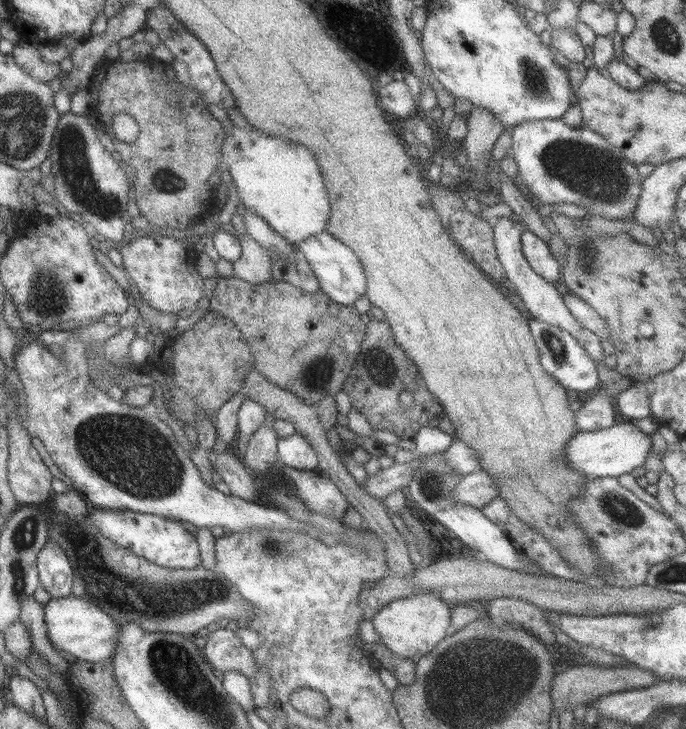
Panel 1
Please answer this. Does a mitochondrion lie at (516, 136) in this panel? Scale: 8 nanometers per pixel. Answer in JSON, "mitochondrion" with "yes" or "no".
{"mitochondrion":"no"}

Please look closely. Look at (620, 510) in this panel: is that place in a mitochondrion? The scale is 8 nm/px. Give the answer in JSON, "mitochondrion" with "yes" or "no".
{"mitochondrion":"yes"}

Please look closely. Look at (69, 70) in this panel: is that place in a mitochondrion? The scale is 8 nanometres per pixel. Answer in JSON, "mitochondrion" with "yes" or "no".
{"mitochondrion":"no"}

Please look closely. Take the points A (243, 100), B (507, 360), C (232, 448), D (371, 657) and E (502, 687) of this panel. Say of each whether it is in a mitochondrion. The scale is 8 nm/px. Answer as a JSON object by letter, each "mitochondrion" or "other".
{"A":"other","B":"other","C":"other","D":"other","E":"mitochondrion"}

